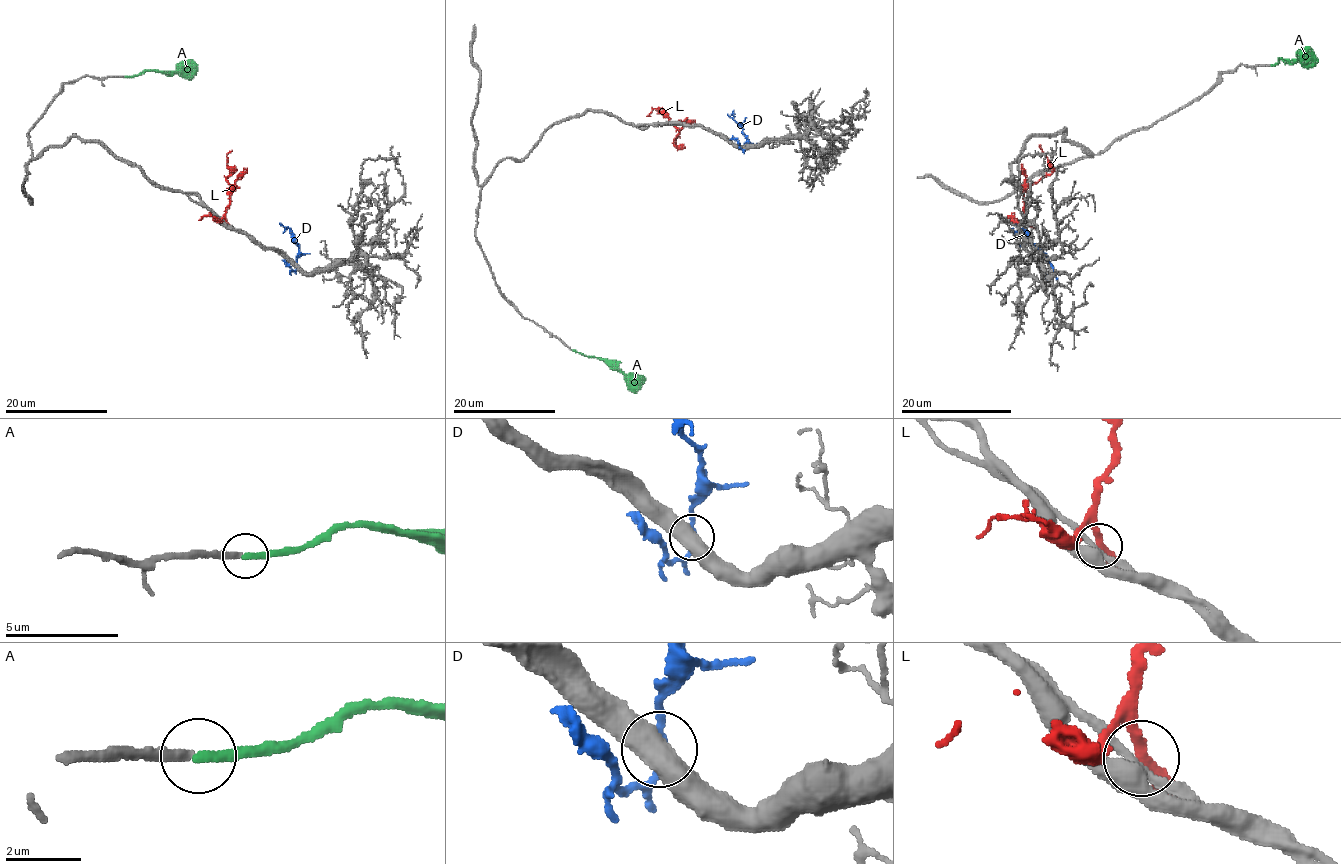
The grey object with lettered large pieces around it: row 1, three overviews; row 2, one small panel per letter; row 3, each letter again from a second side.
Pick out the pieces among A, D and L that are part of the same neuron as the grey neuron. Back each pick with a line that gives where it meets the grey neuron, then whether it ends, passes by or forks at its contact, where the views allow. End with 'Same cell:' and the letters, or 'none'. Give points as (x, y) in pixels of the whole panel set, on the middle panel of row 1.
A: contact (572, 349); it ends
Same cell: A

